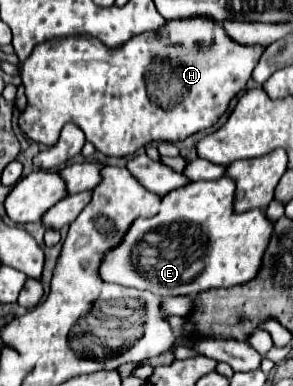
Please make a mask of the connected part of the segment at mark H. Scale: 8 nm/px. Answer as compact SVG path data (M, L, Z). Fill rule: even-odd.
M193 18L193 20L175 20L175 22L169 22L163 32L145 32L145 34L139 34L131 40L127 40L127 46L117 46L117 48L109 48L109 46L103 46L103 42L99 42L99 38L93 38L89 34L81 34L81 36L67 36L67 38L55 38L55 40L47 40L47 42L41 42L39 46L35 46L35 50L31 52L31 58L27 58L25 62L19 62L19 76L23 80L25 87L25 95L27 97L27 108L25 112L21 114L19 118L19 128L27 134L27 138L31 138L33 142L37 144L45 144L45 146L53 146L57 140L59 140L59 132L63 128L65 122L73 122L77 124L87 140L103 154L107 156L133 156L135 152L139 152L145 144L151 144L151 142L177 142L177 140L185 140L189 134L197 132L197 130L203 130L203 128L209 128L213 126L221 114L227 110L229 102L237 96L239 90L245 88L247 80L251 78L251 72L255 68L255 58L259 62L261 58L261 52L263 48L261 46L241 46L241 44L235 44L233 40L227 38L225 30L217 24L217 22L211 22L211 20L205 20L205 18ZM147 74L149 78L149 96L147 98L147 84L143 88L143 76Z

